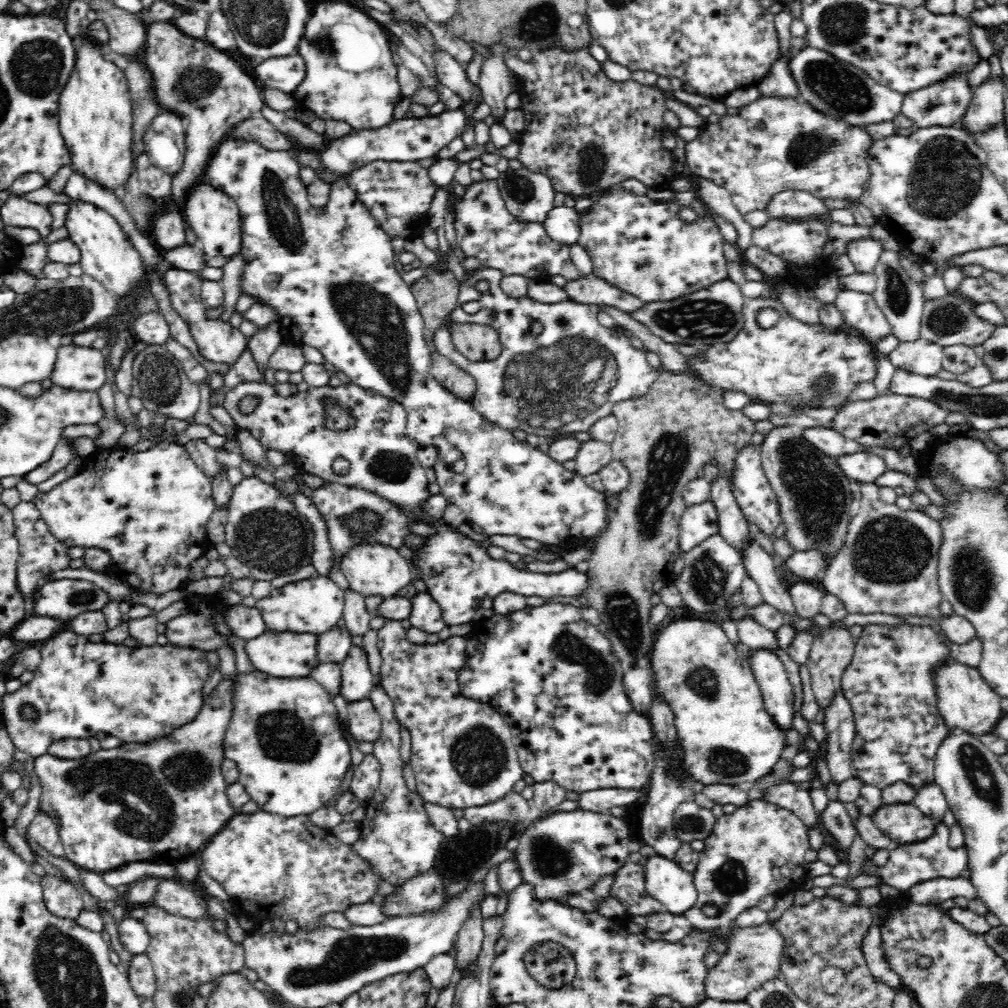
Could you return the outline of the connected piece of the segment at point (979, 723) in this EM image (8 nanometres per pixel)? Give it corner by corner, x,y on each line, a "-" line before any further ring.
948,660
934,672
937,707
951,730
966,731
972,735
992,733
1004,712
1000,709
1001,698
984,681
978,668
966,666
956,660

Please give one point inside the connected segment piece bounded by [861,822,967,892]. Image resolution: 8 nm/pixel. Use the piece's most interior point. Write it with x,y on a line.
910,864

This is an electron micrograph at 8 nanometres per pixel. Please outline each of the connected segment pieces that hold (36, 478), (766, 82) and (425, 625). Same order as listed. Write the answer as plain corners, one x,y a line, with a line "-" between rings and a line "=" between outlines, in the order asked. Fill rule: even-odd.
61,438
61,441
52,456
42,464
38,465
38,468
31,470
28,474
25,474
22,478
30,484
40,484
48,480
53,474
56,474
59,470
62,470
77,454
73,444
71,444
70,438
=
791,50
787,57
780,57
772,65
770,72
764,80
757,86
761,96
786,96
787,98
800,97
798,85
788,69
790,60
796,54
796,50
=
417,592
412,598
412,611
409,617
412,627
428,634
438,634
445,626
440,605
428,592

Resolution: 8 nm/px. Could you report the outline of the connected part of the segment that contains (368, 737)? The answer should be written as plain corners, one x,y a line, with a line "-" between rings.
370,698
347,703
348,728
360,742
374,742
381,733
381,716

